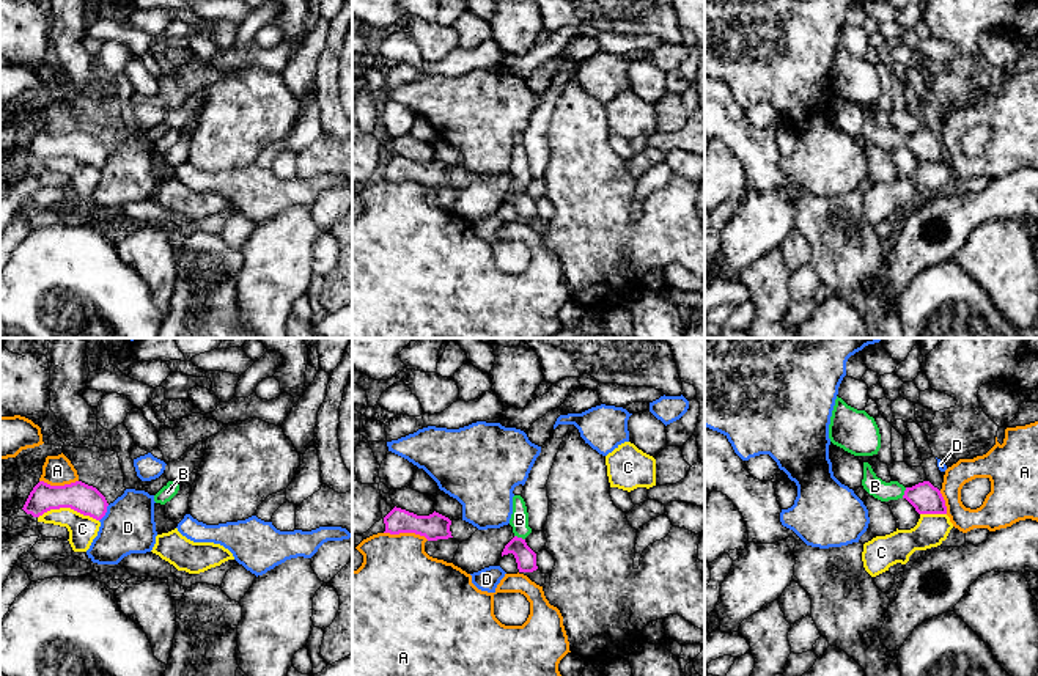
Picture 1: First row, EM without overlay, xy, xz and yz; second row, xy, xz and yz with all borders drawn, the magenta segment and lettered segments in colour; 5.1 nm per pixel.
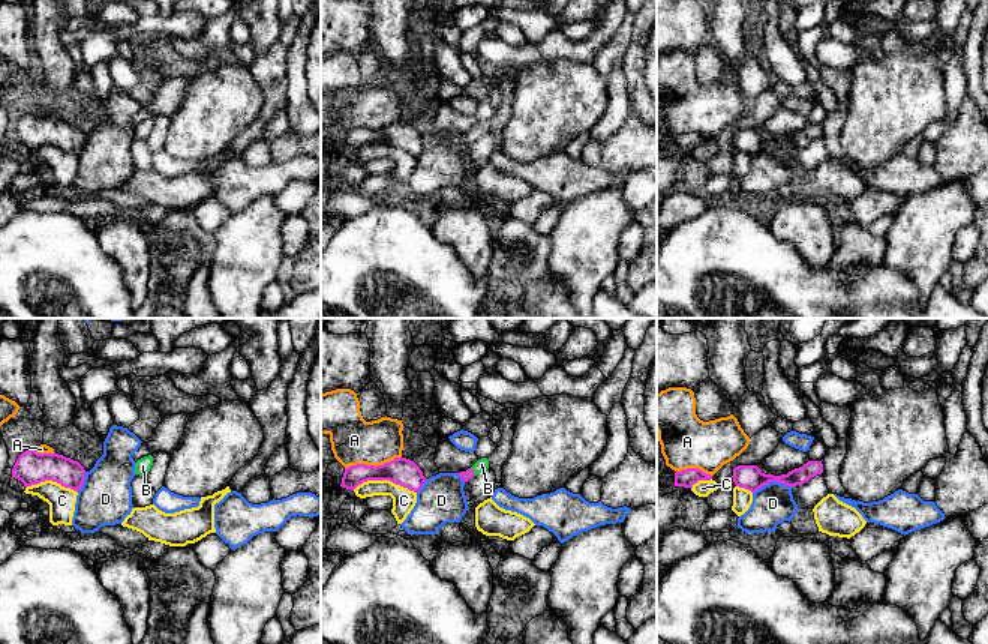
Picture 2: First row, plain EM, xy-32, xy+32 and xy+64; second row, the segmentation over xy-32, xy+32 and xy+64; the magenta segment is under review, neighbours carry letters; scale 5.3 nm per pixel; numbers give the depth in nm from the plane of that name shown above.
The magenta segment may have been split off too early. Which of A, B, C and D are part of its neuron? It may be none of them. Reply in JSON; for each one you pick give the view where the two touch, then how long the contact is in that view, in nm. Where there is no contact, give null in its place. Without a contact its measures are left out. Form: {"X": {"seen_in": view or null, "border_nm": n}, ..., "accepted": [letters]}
{"B": {"seen_in": "xz", "border_nm": 60}, "accepted": ["B"]}

